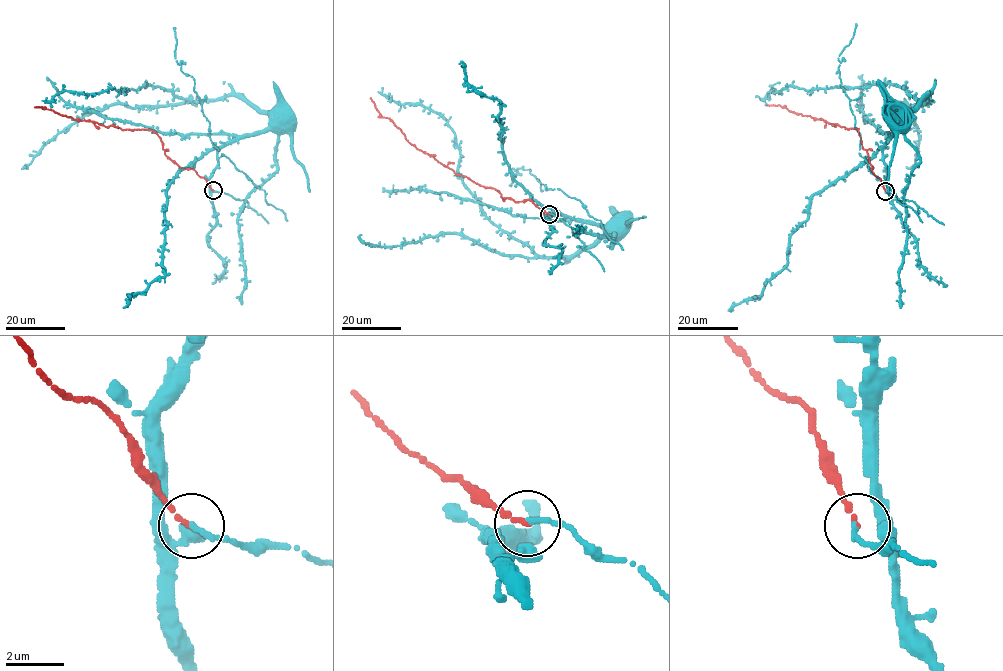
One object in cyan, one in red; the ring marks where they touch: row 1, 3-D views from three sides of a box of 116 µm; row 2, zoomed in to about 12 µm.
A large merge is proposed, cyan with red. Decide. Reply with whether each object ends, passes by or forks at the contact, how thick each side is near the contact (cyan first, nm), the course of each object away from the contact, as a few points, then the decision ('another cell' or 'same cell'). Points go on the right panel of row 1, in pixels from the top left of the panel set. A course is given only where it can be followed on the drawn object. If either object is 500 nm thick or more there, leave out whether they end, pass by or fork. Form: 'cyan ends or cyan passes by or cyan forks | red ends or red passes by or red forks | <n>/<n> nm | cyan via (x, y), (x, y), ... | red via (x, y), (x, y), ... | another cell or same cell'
cyan passes by | red ends | 140/150 nm | cyan via (885, 190), (883, 148), (928, 93), (918, 99), (887, 83), (790, 86), (772, 88), (763, 99), (756, 95) | red via (885, 190), (880, 179), (871, 171), (857, 129), (834, 126), (797, 114), (786, 107), (765, 105) | same cell

